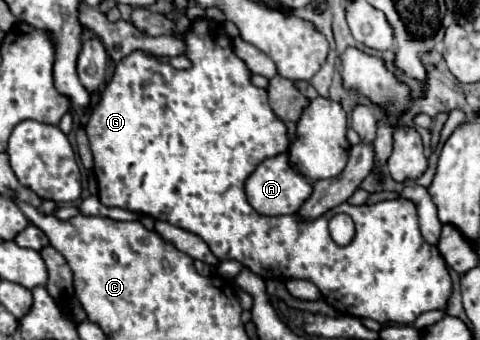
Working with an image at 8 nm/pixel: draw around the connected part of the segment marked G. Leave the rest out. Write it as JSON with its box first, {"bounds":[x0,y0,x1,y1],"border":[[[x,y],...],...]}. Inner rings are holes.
{"bounds":[86,18,452,324],"border":[[[202,18],[200,22],[196,22],[196,24],[190,26],[190,30],[184,34],[184,40],[186,40],[186,56],[192,60],[192,68],[188,68],[188,70],[176,70],[176,68],[172,68],[168,64],[162,64],[156,56],[152,56],[152,54],[144,52],[144,50],[136,50],[136,52],[132,52],[130,56],[122,58],[116,64],[110,82],[104,86],[104,90],[100,94],[100,102],[94,108],[94,112],[92,112],[92,116],[90,116],[88,124],[86,124],[86,134],[88,134],[90,148],[92,148],[92,154],[94,154],[94,174],[96,174],[96,180],[98,180],[98,188],[102,188],[102,204],[104,206],[116,206],[116,208],[134,210],[134,212],[140,212],[140,214],[148,214],[148,216],[152,216],[156,220],[166,220],[166,222],[170,222],[170,224],[174,224],[178,228],[184,228],[184,230],[200,236],[220,260],[238,260],[242,266],[250,268],[254,274],[260,274],[264,280],[270,280],[270,278],[278,278],[278,280],[290,280],[290,278],[312,280],[320,288],[324,300],[332,308],[336,308],[338,312],[348,314],[348,316],[372,318],[372,320],[376,320],[380,324],[392,324],[392,322],[394,324],[412,324],[422,312],[444,308],[446,302],[448,302],[448,296],[452,292],[452,280],[450,280],[448,266],[446,266],[440,250],[436,246],[428,244],[422,238],[422,234],[420,234],[418,214],[416,214],[414,202],[410,202],[406,198],[384,200],[384,202],[378,202],[378,204],[372,204],[372,206],[368,206],[368,204],[364,204],[364,206],[352,206],[352,204],[344,202],[344,204],[328,210],[326,214],[322,214],[320,218],[316,218],[312,222],[302,222],[298,216],[262,216],[262,214],[258,214],[246,202],[246,194],[244,194],[244,182],[246,182],[246,178],[254,172],[254,168],[262,160],[286,152],[286,148],[288,148],[286,126],[274,116],[272,108],[268,106],[266,90],[256,88],[250,82],[252,72],[234,54],[232,42],[226,36],[226,32],[224,32],[224,28],[222,28],[220,22]],[[340,212],[350,214],[352,220],[354,220],[354,224],[356,224],[356,236],[354,236],[352,244],[348,244],[348,246],[338,246],[332,240],[330,232],[328,232],[330,218],[336,216],[336,214],[340,214]]]}

